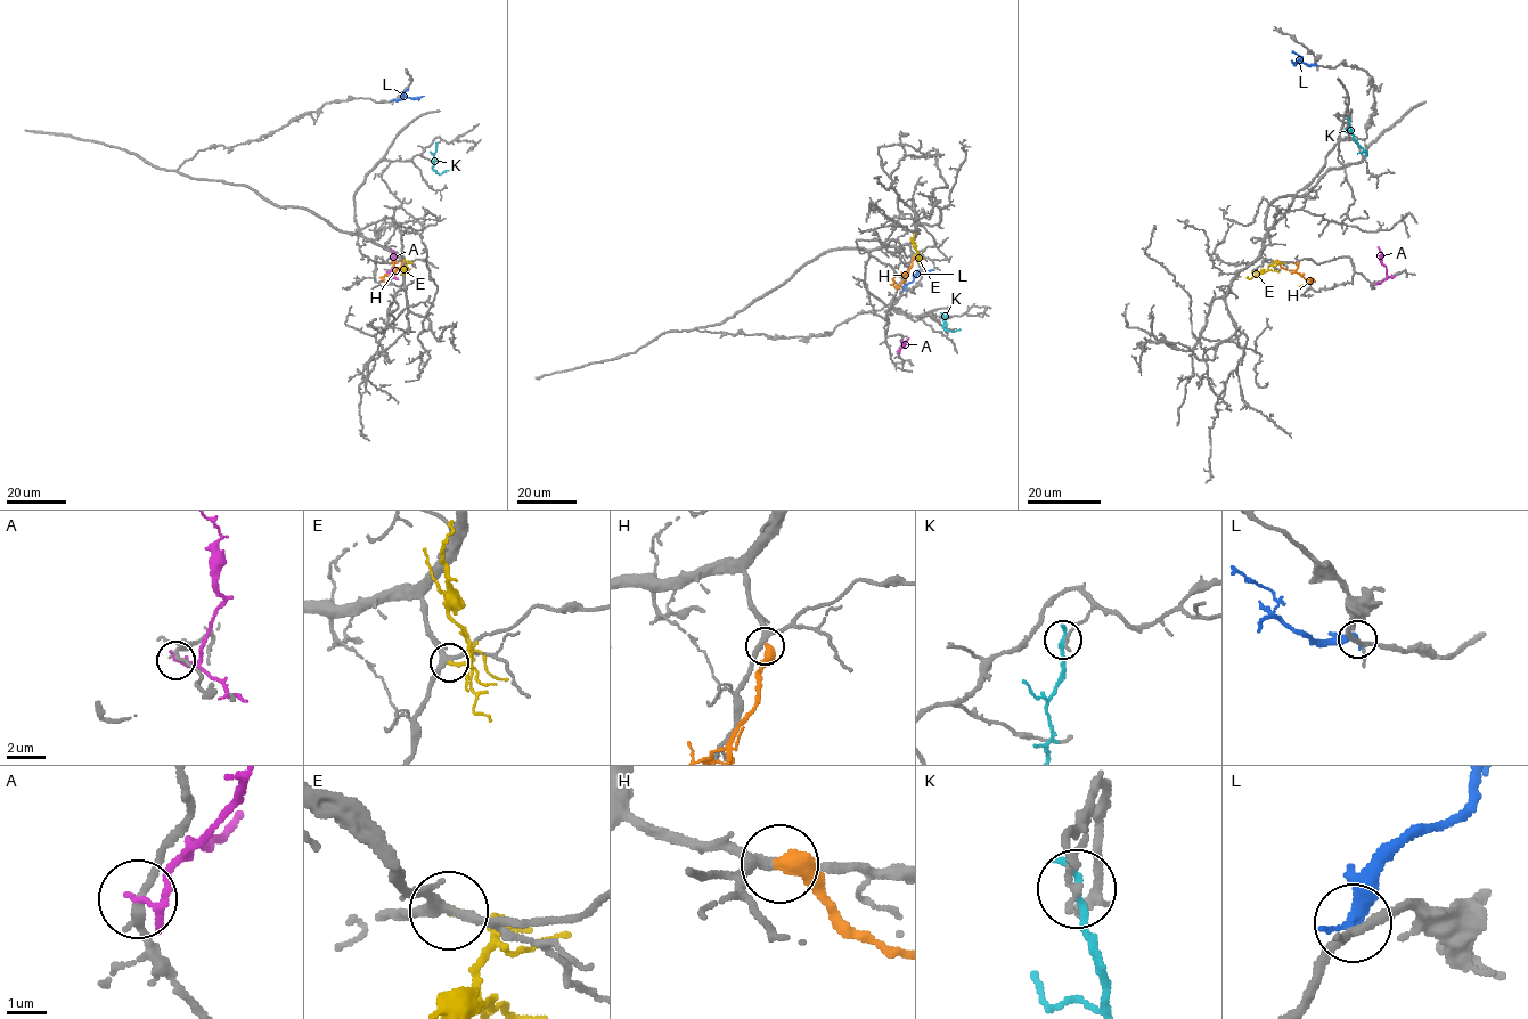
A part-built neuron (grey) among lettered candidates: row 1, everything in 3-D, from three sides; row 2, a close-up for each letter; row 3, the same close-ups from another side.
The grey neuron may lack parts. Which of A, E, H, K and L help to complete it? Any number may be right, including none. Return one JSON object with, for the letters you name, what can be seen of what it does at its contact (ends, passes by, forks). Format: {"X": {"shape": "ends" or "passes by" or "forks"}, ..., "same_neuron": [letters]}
{"same_neuron": []}

